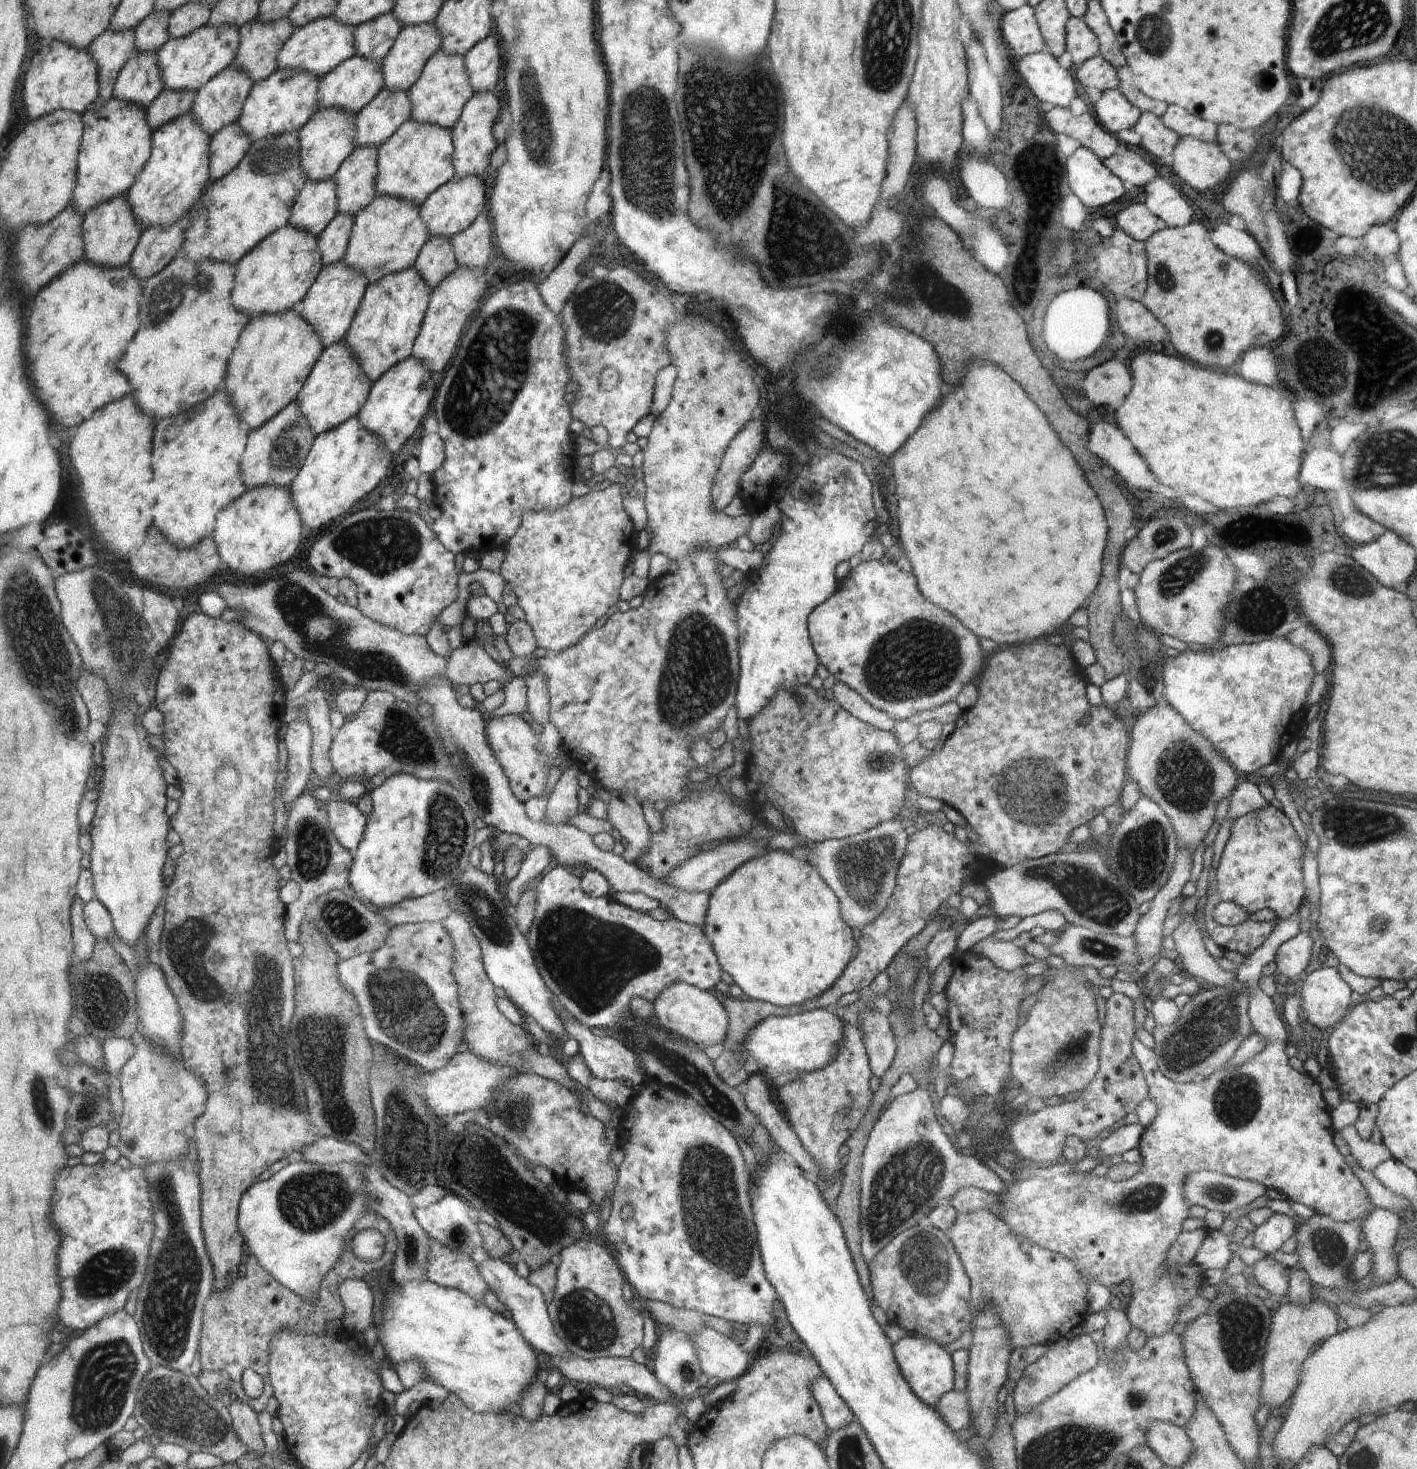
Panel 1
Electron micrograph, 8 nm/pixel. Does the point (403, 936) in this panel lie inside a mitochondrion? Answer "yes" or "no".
no

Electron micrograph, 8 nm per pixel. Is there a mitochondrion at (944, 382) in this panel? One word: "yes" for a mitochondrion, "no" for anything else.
no

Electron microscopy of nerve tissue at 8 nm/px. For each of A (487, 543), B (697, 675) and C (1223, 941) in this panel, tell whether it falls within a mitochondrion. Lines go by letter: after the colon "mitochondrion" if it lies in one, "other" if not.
A: other
B: mitochondrion
C: other

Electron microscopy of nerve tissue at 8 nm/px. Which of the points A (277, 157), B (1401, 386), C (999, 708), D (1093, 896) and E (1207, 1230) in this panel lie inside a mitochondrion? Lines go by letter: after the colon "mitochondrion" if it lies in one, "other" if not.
A: mitochondrion
B: other
C: other
D: mitochondrion
E: other

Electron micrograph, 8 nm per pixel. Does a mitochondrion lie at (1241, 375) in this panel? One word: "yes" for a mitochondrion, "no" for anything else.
no

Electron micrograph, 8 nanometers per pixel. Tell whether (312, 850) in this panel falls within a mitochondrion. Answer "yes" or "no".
yes

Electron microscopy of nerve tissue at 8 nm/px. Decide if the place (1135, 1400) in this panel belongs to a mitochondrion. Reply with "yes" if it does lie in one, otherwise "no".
yes

